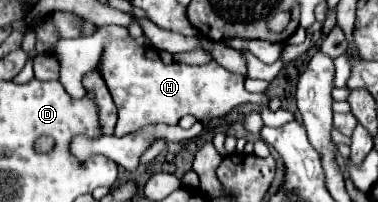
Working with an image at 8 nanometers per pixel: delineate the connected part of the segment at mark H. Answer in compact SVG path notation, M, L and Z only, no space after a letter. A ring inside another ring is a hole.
M133 38L107 42L97 68L119 110L115 136L133 134L149 124L159 124L159 122L175 126L187 114L195 116L199 122L209 122L225 116L235 106L249 104L249 102L261 108L261 118L267 126L283 126L295 120L295 116L287 110L273 112L269 108L265 94L247 92L243 86L245 78L225 70L215 60L203 66L189 66L181 62L165 64L159 56L159 50L153 50L153 46L137 44Z

